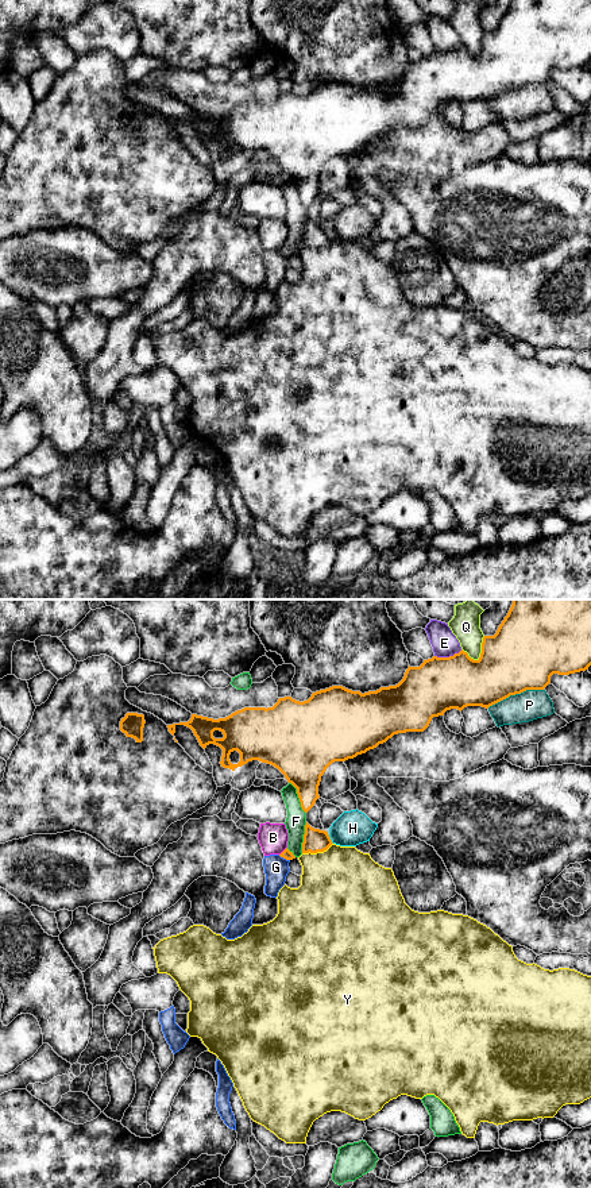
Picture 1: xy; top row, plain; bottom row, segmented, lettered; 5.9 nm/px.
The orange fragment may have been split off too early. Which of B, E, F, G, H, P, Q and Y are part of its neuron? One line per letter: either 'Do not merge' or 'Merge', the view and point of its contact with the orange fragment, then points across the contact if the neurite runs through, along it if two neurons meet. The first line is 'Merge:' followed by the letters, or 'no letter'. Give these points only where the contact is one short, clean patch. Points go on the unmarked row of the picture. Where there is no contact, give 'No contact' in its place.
Merge: no letter
B: Do not merge. Touches orange at xy (284, 246)
E: Do not merge. Touches orange at xy (449, 51)
F: Do not merge. Touches orange at xy (298, 192)
G: Do not merge. Touches orange at xy (284, 253). Boundary: xy (278, 250), (289, 255)
H: Do not merge. Touches orange at xy (329, 234). Boundary: xy (328, 230), (333, 238)
P: Do not merge. Touches orange at xy (514, 89)
Q: Do not merge. Touches orange at xy (481, 50)
Y: Do not merge. Touches orange at xy (317, 246)

